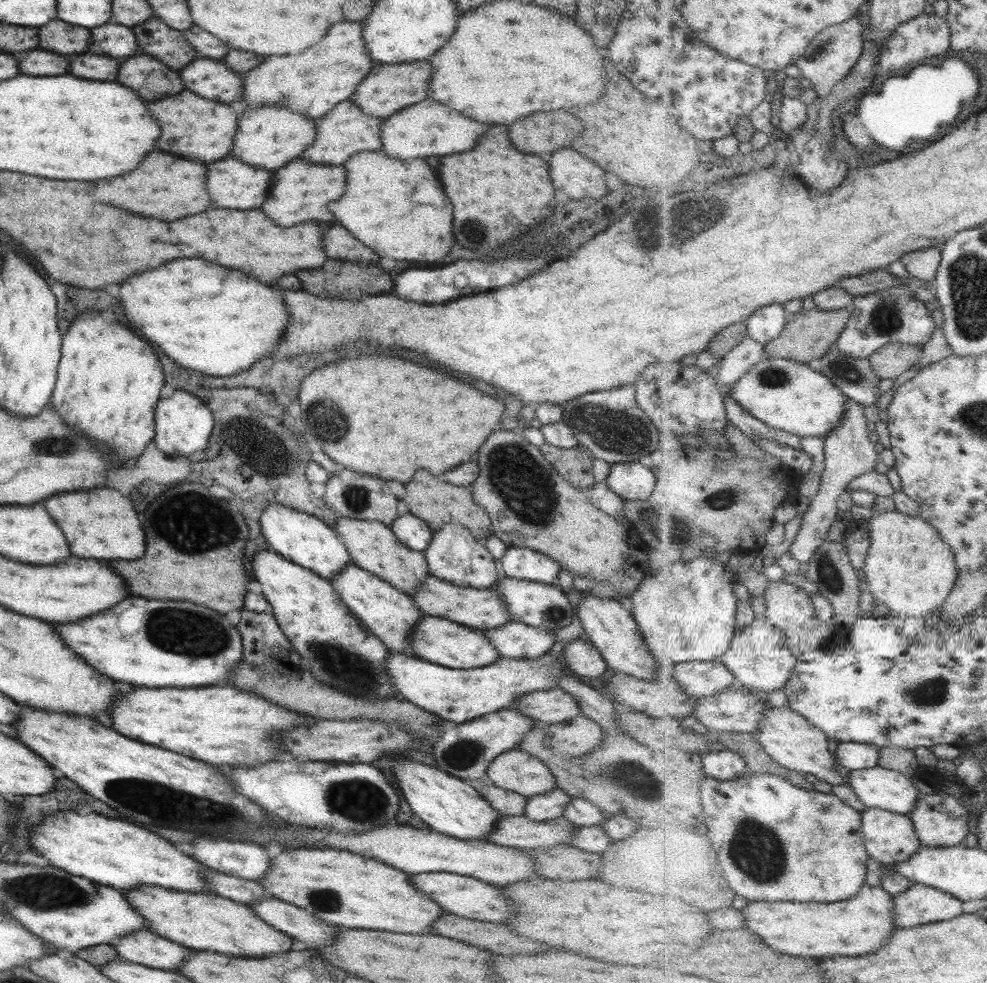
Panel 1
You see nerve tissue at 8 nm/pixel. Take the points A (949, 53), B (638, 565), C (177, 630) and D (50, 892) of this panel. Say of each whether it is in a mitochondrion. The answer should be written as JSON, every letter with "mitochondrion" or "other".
{"A":"other","B":"other","C":"mitochondrion","D":"mitochondrion"}

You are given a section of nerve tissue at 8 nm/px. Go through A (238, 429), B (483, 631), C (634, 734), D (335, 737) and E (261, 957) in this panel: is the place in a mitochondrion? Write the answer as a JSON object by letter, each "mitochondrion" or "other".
{"A":"mitochondrion","B":"other","C":"other","D":"other","E":"other"}

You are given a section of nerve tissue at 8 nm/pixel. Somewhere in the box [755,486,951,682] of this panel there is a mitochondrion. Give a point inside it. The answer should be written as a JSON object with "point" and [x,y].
{"point":[829,576]}

